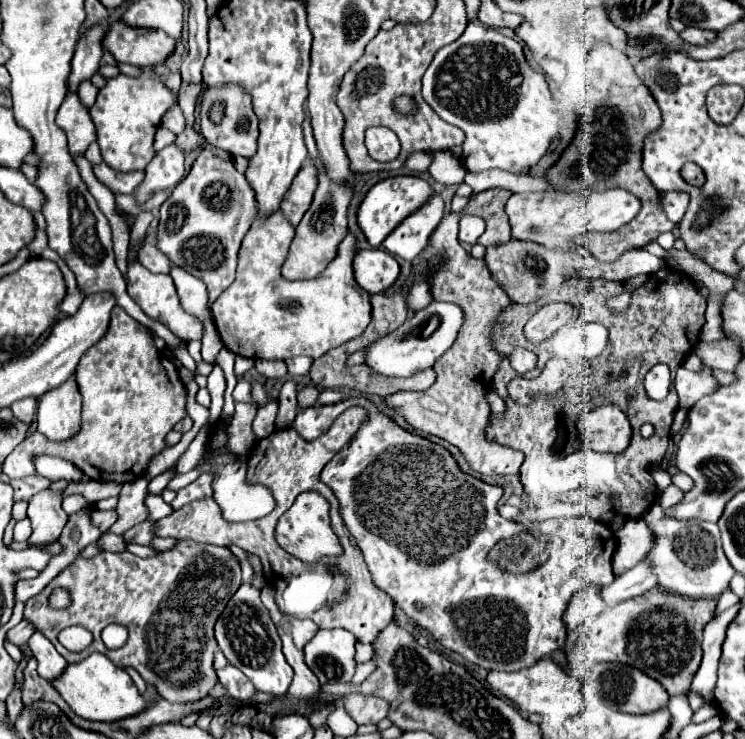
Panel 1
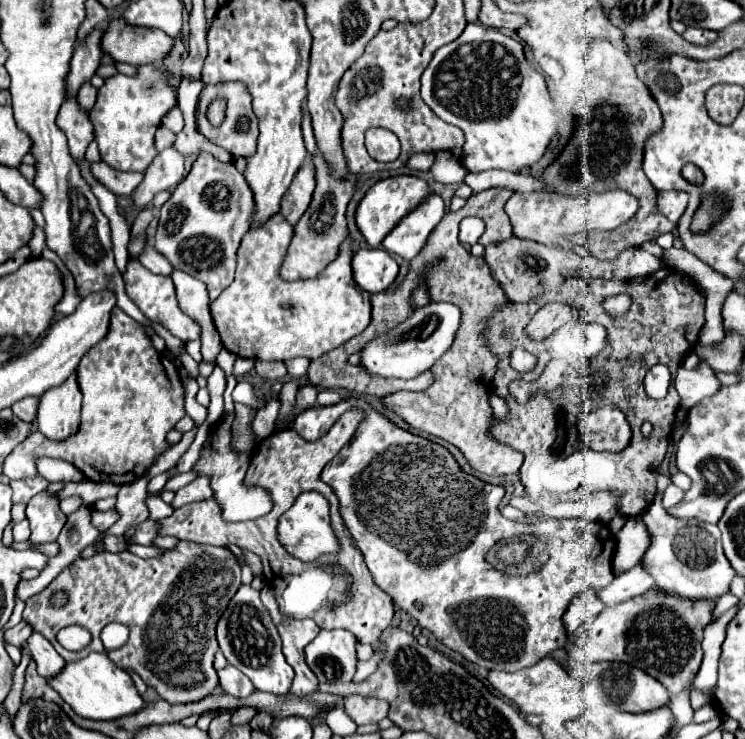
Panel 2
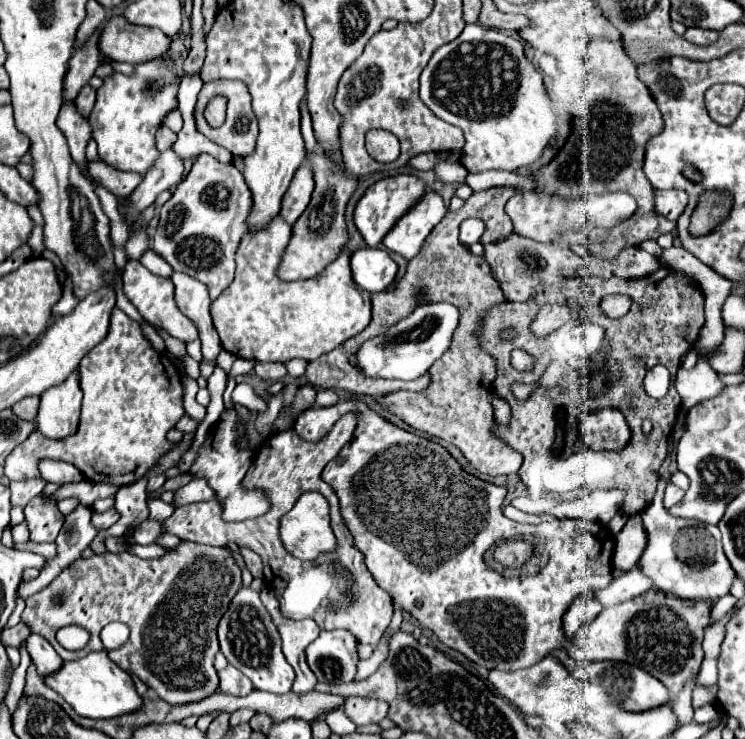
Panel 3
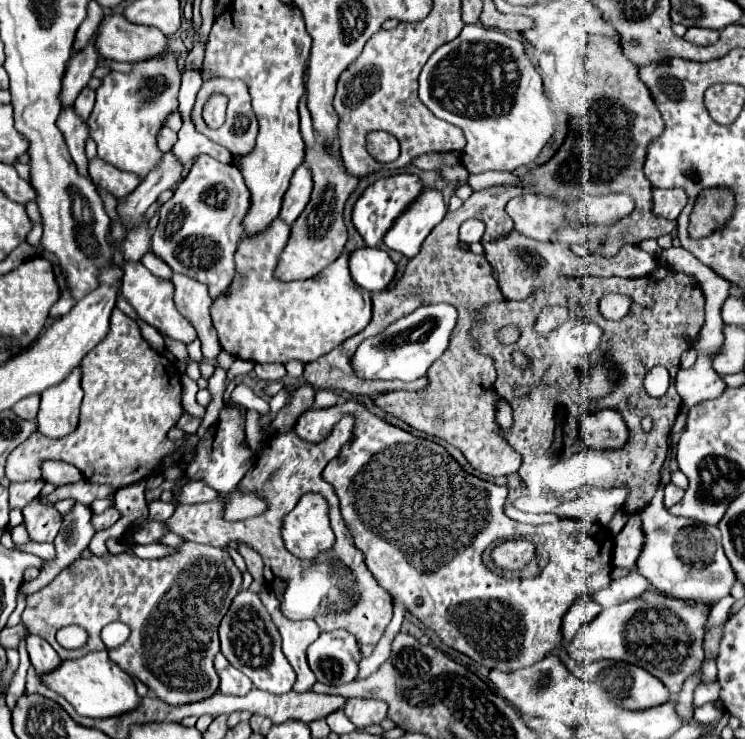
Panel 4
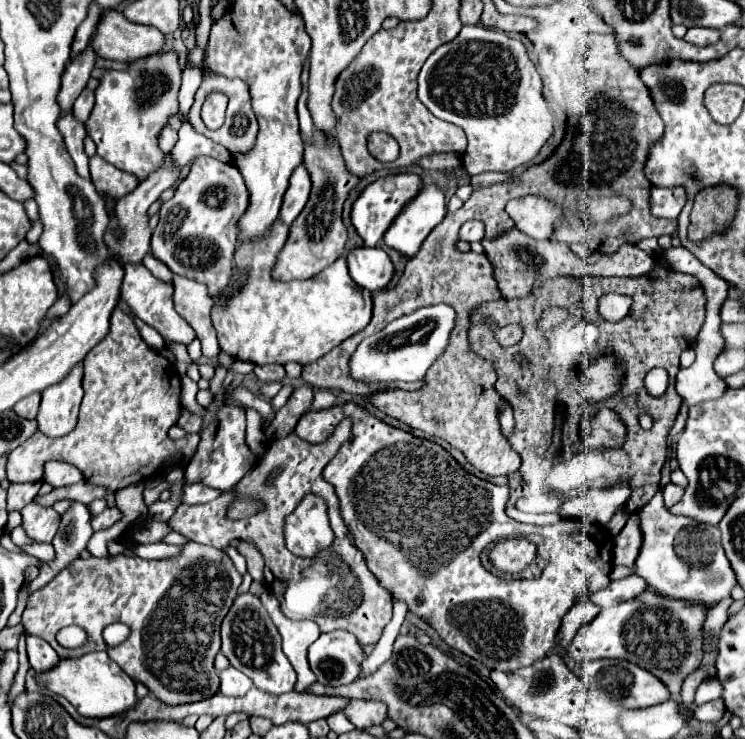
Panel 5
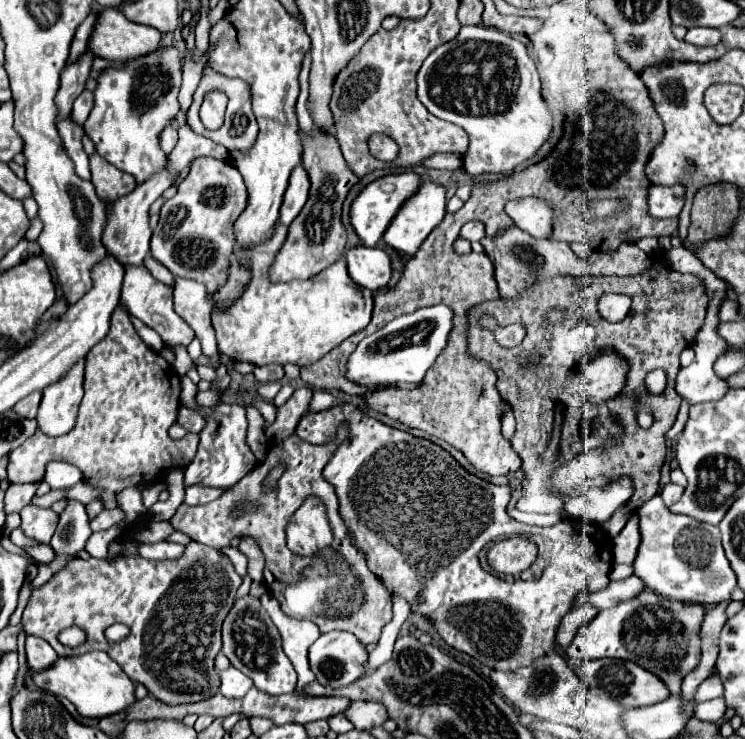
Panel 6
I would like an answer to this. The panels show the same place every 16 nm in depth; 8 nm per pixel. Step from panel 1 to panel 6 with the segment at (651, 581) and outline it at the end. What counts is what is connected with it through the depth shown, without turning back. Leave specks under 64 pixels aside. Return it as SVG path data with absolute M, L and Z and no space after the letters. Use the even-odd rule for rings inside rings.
M628 576L624 580L618 580L618 582L610 582L608 588L600 590L600 592L592 592L592 594L580 594L576 596L574 604L584 604L584 602L592 602L596 608L610 608L610 606L616 606L624 600L630 600L634 596L638 596L642 590L646 588L644 580L640 580L638 576Z

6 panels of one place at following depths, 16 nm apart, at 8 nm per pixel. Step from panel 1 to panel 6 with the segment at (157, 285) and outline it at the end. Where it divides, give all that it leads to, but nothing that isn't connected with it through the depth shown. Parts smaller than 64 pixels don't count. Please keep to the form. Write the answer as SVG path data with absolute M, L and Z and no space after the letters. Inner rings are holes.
M124 266L124 270L126 270L126 274L124 274L124 284L122 284L122 302L128 306L132 316L140 318L144 324L148 324L162 336L164 348L160 350L160 356L164 356L168 362L172 362L174 360L172 346L176 346L176 344L188 346L196 336L194 330L186 324L186 320L174 312L172 286L156 280L144 266Z

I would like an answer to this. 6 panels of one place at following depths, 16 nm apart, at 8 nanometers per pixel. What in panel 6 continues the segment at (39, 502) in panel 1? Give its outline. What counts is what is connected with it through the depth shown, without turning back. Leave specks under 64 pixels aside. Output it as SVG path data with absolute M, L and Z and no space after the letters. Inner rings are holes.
M28 504L20 510L22 516L22 530L26 536L38 540L38 542L50 542L54 536L54 530L58 526L58 514L52 508L40 508L34 504Z

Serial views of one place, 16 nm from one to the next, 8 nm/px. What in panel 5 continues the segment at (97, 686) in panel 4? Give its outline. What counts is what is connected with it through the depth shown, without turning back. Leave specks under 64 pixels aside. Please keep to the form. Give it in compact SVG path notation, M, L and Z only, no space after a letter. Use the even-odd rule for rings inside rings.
M88 652L82 658L60 660L60 664L44 674L36 676L42 686L64 696L80 716L104 718L128 712L138 704L134 680L122 672L122 668L108 658L106 652Z

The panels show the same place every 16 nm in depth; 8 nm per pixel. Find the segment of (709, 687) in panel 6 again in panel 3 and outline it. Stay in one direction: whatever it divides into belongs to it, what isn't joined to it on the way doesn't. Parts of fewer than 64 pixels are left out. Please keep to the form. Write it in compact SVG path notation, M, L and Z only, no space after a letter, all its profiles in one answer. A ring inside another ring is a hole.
M716 686L710 688L710 690L694 690L692 692L692 708L700 708L704 706L706 702L712 702L716 698Z

